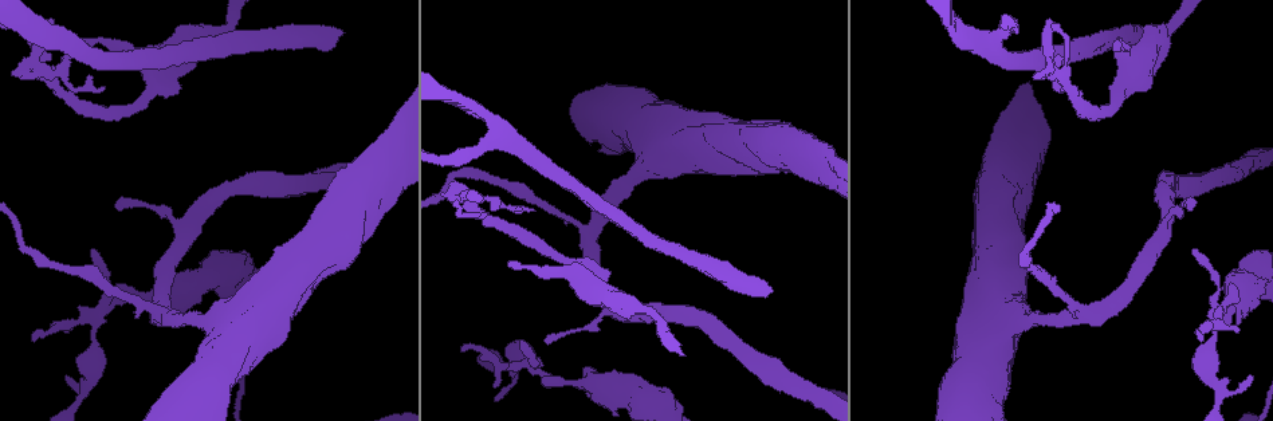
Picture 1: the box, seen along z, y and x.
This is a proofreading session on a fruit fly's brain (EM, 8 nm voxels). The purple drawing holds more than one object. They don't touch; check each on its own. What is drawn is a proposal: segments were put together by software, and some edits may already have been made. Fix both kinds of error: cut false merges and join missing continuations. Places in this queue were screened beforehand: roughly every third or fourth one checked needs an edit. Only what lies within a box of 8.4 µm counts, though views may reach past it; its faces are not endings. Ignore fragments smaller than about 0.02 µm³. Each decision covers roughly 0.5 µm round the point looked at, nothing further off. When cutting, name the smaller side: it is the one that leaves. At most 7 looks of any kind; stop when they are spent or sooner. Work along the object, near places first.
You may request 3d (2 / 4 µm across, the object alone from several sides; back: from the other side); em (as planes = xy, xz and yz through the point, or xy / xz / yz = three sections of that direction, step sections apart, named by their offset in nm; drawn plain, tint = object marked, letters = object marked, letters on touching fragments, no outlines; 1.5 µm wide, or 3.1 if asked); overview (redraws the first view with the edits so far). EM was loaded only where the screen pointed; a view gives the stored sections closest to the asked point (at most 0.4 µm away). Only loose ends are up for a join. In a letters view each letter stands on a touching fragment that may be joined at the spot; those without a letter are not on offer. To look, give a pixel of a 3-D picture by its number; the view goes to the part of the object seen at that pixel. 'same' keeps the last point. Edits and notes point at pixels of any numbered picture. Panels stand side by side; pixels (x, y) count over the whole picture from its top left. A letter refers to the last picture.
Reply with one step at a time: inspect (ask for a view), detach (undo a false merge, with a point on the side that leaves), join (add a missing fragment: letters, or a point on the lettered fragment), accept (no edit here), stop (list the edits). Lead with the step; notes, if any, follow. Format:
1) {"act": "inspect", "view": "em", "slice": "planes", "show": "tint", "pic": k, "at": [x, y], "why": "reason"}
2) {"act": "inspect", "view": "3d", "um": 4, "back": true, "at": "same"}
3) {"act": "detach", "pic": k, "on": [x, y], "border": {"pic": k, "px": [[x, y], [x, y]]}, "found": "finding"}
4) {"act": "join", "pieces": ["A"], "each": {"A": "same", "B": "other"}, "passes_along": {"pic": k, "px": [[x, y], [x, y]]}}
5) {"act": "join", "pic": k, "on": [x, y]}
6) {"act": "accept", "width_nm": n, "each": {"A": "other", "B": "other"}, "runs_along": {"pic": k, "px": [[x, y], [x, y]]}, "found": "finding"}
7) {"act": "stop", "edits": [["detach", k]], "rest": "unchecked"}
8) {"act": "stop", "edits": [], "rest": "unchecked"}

{"act": "inspect", "view": "em", "slice": "yz", "step": 8, "show": "tint", "pic": 1, "at": [1217, 315], "why": "thin neck"}

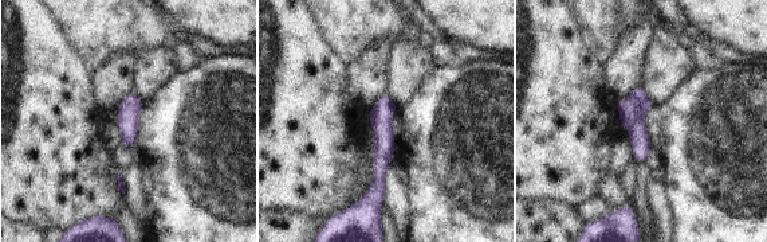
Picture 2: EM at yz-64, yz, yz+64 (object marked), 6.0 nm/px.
{"act": "inspect", "view": "em", "slice": "yz", "step": 8, "show": "letters", "at": "same", "why": "see the neighbours"}

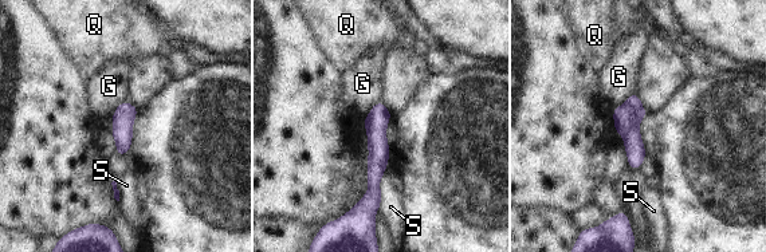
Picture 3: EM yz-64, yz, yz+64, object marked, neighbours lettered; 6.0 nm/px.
{"act": "detach", "pic": 3, "on": [633, 145], "width_nm": 130, "each": {"G": "other", "Q": "other", "S": "other"}, "part_leaving": {"pic": 3, "px": [[380, 105], [374, 207]]}, "found": "a second neuron is stuck on"}

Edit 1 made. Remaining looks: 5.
{"act": "inspect", "view": "overview", "why": "see it whole again"}

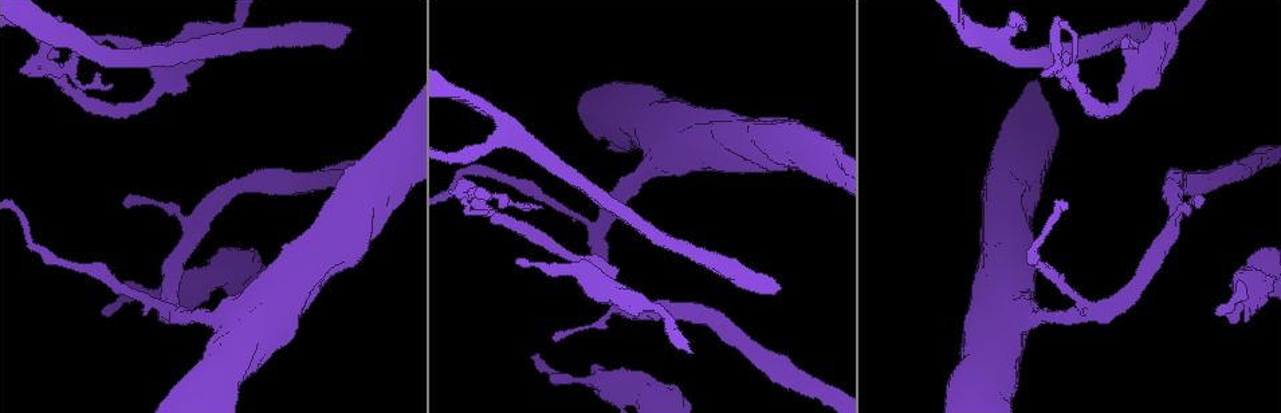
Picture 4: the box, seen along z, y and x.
{"act": "inspect", "view": "em", "slice": "xy", "step": 4, "show": "letters", "pic": 4, "at": [1090, 311], "why": "branch point"}

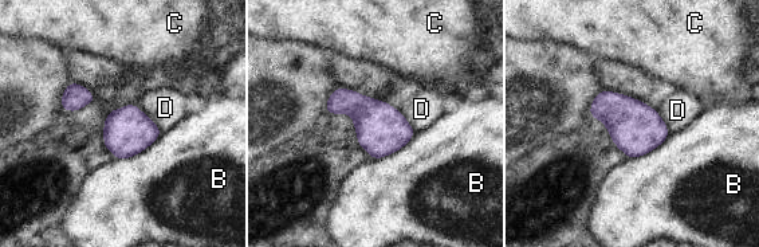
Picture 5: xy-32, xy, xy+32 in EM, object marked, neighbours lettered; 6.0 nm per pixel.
{"act": "inspect", "view": "em", "slice": "planes", "show": "letters", "at": "same", "why": "cut it another way"}

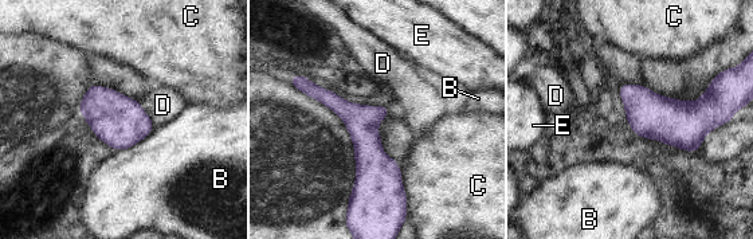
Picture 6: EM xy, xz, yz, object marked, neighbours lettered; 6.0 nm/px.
{"act": "accept", "each": {"B": "other", "C": "other", "D": "other", "E": "other"}, "runs_along": {"pic": 6, "px": [[309, 85], [364, 130], [373, 196]]}, "found": "continuous, no second neuron"}

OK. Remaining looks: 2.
{"act": "stop", "edits": [["detach", 3]], "rest": "unchecked"}

